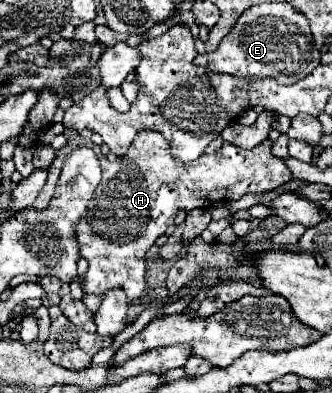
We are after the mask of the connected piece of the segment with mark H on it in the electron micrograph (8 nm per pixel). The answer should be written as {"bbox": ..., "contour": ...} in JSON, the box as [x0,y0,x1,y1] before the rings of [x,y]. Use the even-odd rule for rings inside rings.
{"bbox":[34,132,292,302],"contour":[[[138,132],[128,152],[116,162],[110,162],[104,154],[100,154],[98,146],[92,140],[76,136],[68,140],[68,144],[56,154],[56,160],[48,170],[48,180],[34,200],[34,208],[48,208],[50,194],[54,194],[54,186],[58,182],[66,154],[76,150],[78,146],[94,148],[102,166],[102,180],[86,210],[86,216],[78,222],[76,228],[80,254],[88,260],[82,290],[86,294],[104,294],[106,290],[120,286],[126,290],[130,302],[140,298],[144,290],[146,250],[154,244],[158,236],[166,232],[168,226],[174,224],[178,210],[190,212],[196,208],[210,208],[214,202],[220,200],[236,200],[248,190],[268,192],[292,180],[286,164],[280,158],[272,156],[270,140],[264,140],[252,150],[236,148],[234,144],[224,142],[218,152],[202,154],[198,160],[184,164],[172,158],[172,154],[168,152],[168,140],[164,140],[160,132]]]}

